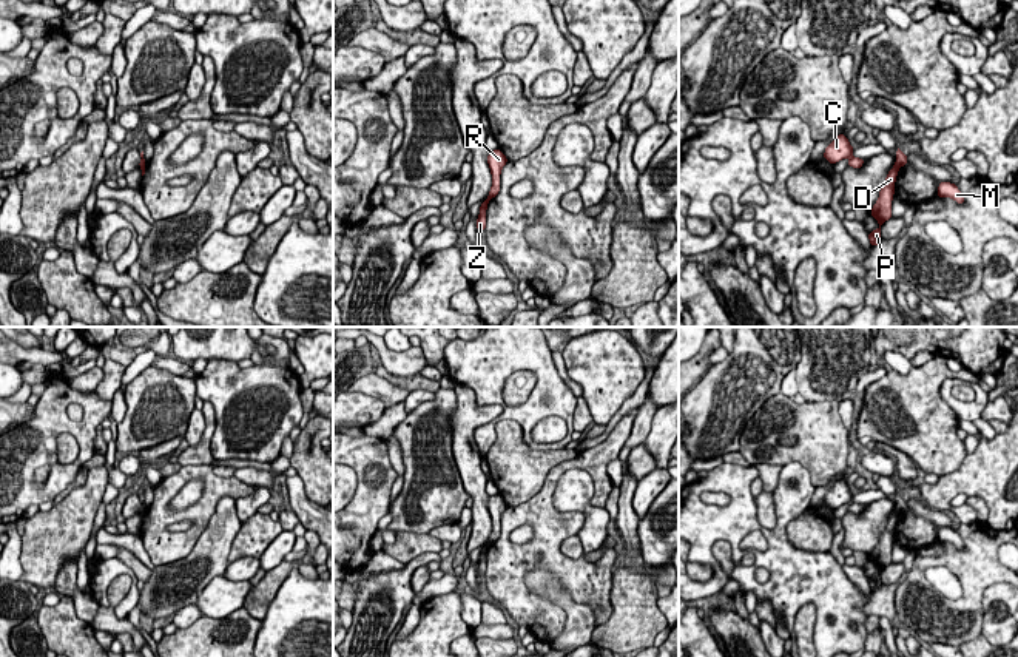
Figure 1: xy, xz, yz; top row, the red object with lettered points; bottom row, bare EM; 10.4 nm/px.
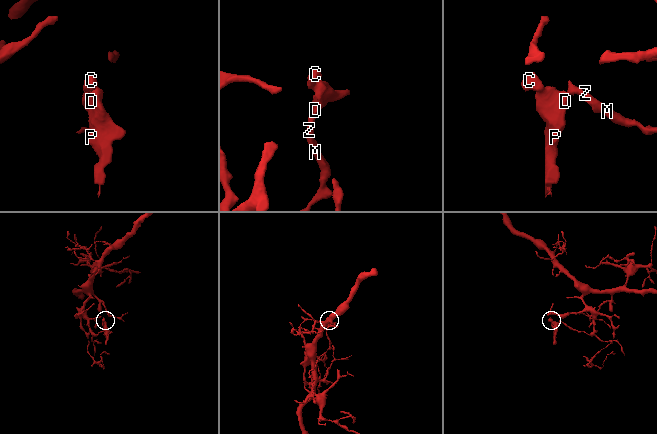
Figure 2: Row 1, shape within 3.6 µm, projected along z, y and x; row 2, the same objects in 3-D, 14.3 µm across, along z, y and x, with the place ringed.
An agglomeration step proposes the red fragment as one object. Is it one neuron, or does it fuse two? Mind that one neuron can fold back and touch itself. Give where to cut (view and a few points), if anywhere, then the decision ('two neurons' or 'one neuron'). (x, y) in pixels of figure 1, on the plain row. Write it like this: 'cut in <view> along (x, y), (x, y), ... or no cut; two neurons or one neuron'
cut in yz along (895, 511), (898, 514); two neurons

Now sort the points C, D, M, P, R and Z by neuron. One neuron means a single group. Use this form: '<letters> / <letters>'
C D P R / M Z

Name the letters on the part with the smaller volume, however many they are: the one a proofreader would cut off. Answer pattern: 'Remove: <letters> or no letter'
Remove: C, D, P, R

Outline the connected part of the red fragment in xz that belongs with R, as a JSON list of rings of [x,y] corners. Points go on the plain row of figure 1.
[[[500,495],[489,497],[487,509],[490,512],[490,520],[492,520],[492,534],[489,537],[487,544],[492,544],[498,540],[500,520],[501,520],[501,514],[506,510],[506,507],[507,507],[507,504]]]

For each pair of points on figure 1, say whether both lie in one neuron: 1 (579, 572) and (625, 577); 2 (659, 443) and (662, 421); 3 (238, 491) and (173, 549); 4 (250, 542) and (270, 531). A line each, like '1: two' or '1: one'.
1: two
2: one
3: one
4: one

